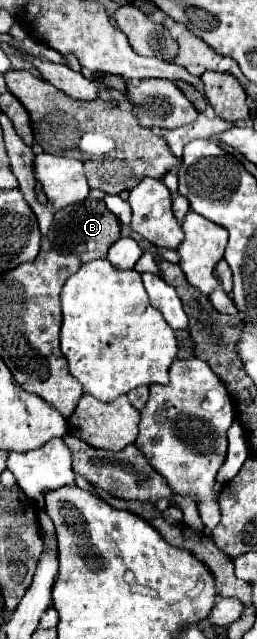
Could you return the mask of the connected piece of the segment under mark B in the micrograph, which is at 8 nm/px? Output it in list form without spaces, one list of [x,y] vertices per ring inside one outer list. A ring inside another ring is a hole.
[[[83,200],[75,206],[67,206],[63,210],[57,210],[53,216],[53,224],[49,228],[49,242],[55,252],[63,254],[77,254],[83,262],[99,260],[107,256],[109,246],[121,236],[121,226],[119,220],[105,208],[101,200]]]

